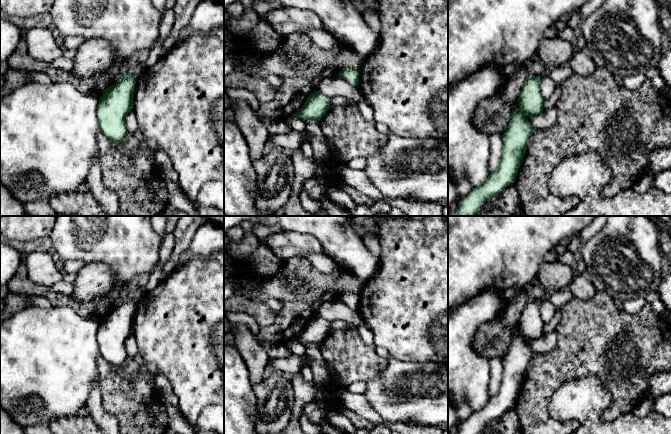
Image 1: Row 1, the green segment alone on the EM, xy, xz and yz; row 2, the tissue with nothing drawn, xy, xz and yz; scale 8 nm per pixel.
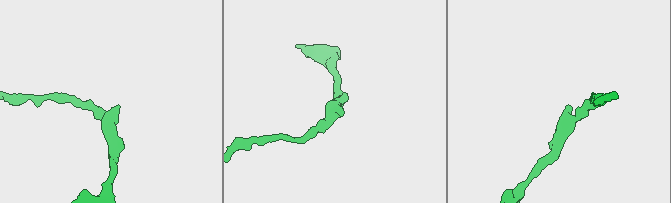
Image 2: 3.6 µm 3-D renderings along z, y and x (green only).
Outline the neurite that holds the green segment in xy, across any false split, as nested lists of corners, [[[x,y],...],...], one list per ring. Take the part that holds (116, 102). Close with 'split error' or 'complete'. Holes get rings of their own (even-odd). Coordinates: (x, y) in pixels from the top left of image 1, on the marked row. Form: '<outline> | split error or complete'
[[[131,73],[106,88],[97,106],[97,119],[101,132],[114,143],[127,135],[126,115],[133,110],[136,77]]] | complete

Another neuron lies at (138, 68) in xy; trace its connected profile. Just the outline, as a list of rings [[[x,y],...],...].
[[[139,61],[139,62],[137,62],[136,64],[134,64],[134,65],[131,67],[131,74],[132,74],[134,77],[137,78],[137,77],[144,71],[145,68],[146,68],[145,63]]]

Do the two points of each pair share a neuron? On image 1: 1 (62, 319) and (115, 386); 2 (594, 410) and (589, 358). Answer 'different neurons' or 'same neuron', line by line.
1: different neurons
2: different neurons

